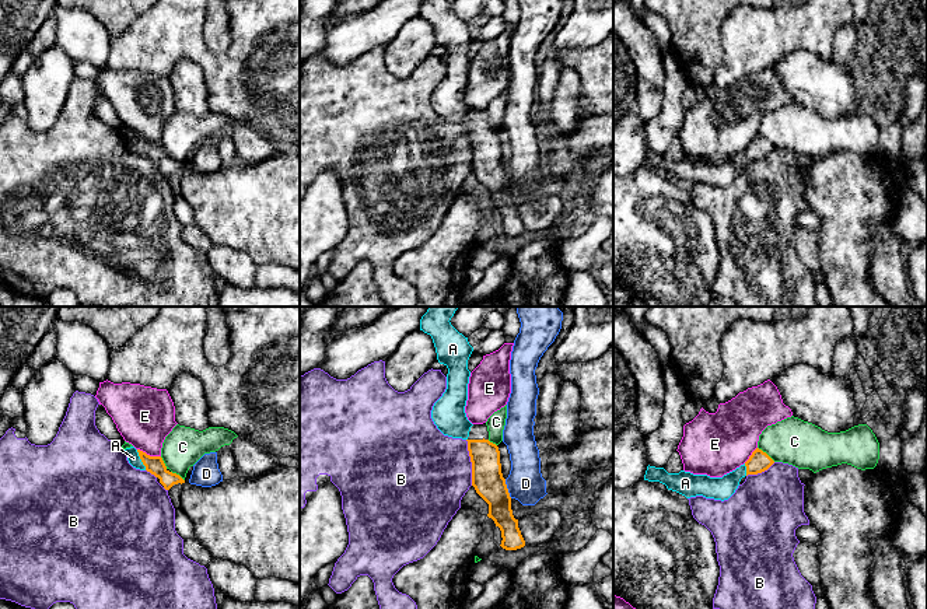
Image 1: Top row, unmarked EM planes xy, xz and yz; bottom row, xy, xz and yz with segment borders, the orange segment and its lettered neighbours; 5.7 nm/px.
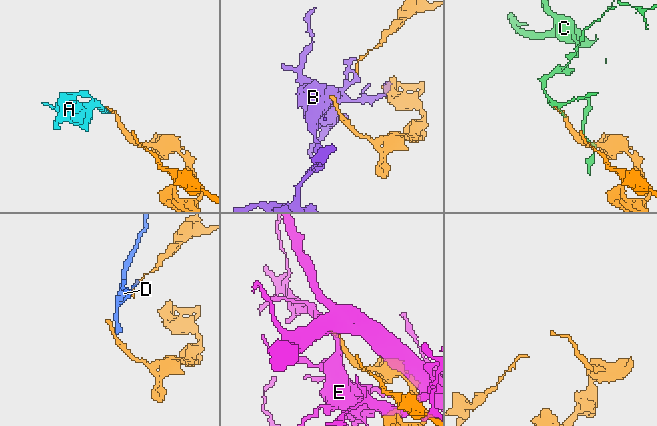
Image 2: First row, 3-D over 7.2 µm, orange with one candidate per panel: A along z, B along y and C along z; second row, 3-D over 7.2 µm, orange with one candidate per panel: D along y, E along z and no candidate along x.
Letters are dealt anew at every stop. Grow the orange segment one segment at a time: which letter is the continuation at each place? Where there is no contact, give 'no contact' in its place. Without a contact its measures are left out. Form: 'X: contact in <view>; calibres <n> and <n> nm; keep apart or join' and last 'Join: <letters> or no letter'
A: contact in xy; calibres 100 and 70 nm; join
B: contact in xz; calibres 180 and 460 nm; keep apart
C: contact in yz; calibres 120 and 260 nm; keep apart
D: contact in xz; calibres 180 and 200 nm; keep apart
E: contact in xy; calibres 100 and 340 nm; keep apart
Join: A

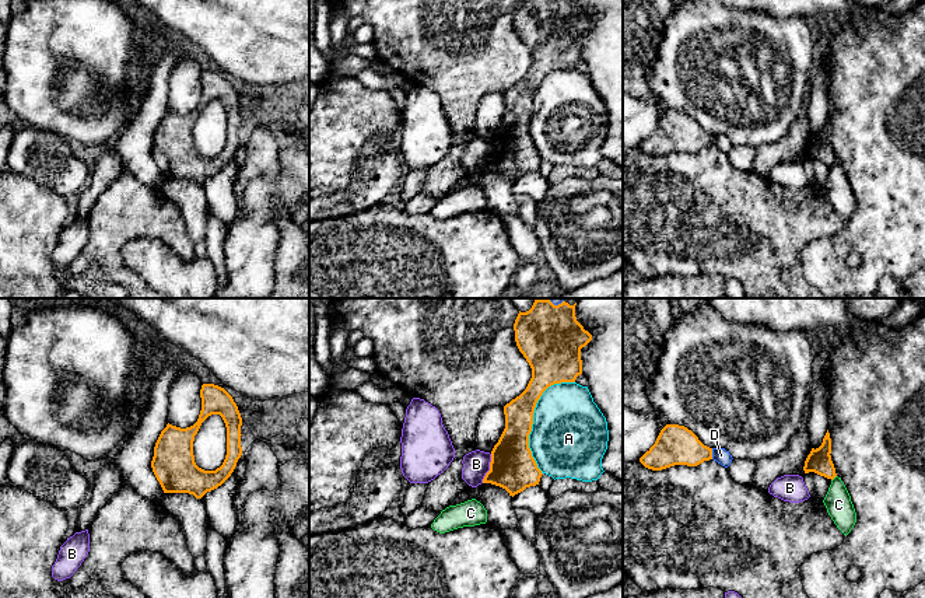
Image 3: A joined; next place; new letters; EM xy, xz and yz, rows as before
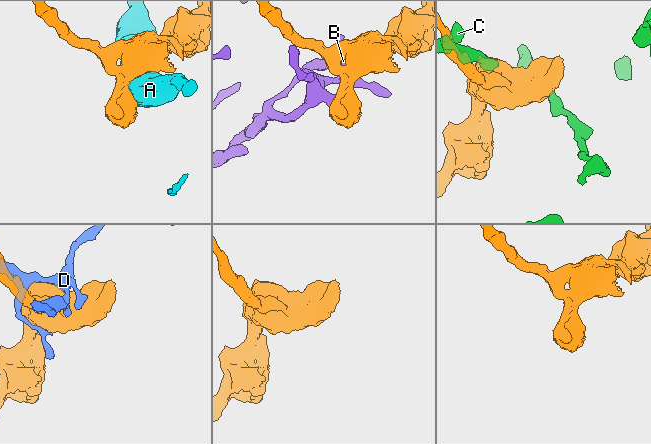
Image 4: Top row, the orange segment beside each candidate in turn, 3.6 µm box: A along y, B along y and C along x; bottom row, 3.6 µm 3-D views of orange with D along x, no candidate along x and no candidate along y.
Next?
A: contact in xz; calibres 220 and 440 nm; keep apart
B: contact in xz; calibres 260 and 160 nm; keep apart
C: contact in yz; calibres 140 and 150 nm; keep apart
D: contact in yz; calibres 220 and 90 nm; keep apart
Join: no letter

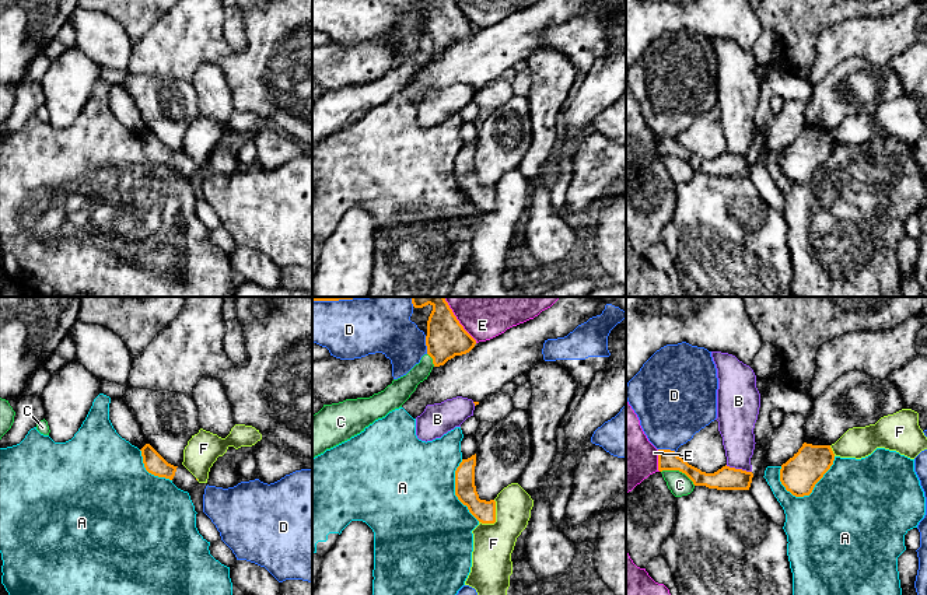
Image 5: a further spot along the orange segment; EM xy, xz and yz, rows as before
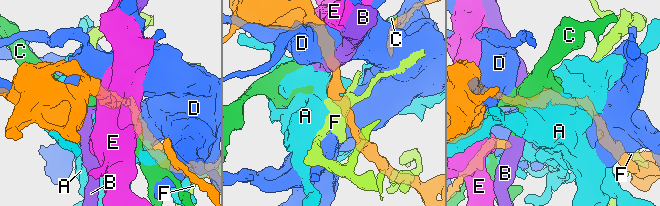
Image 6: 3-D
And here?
A: contact in yz; calibres 220 and 500 nm; keep apart
B: contact in yz; calibres 130 and 200 nm; keep apart
C: contact in yz; calibres 120 and 130 nm; keep apart
D: contact in xz; calibres 220 and 260 nm; keep apart
E: contact in xz; calibres 220 and 160 nm; keep apart
F: contact in xz; calibres 130 and 240 nm; keep apart
Join: no letter

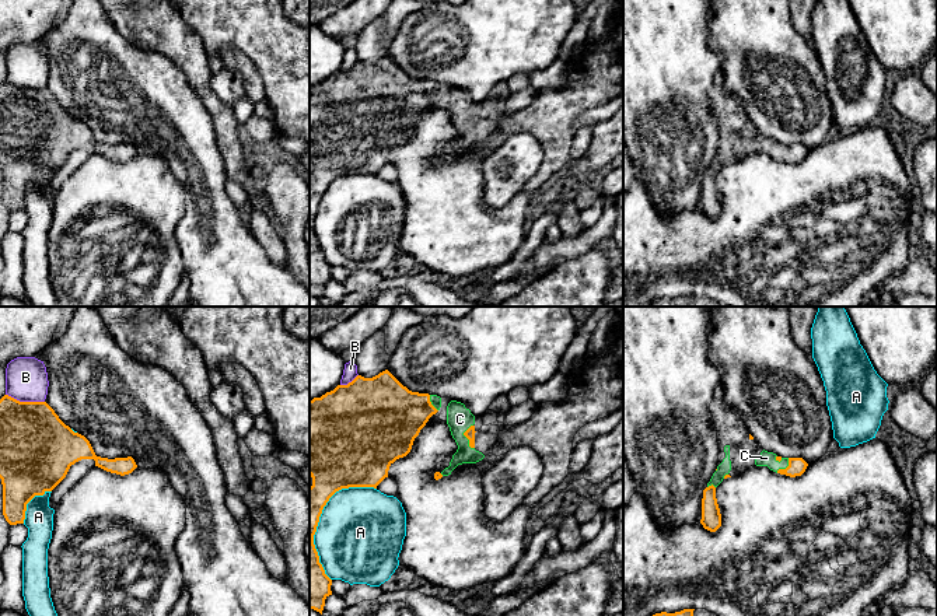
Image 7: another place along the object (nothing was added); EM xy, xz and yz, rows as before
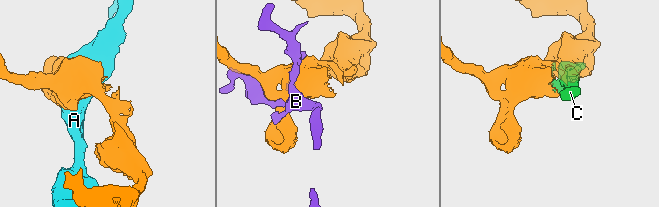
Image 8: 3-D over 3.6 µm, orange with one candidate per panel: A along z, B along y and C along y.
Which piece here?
A: contact in xy; calibres 400 and 160 nm; keep apart
B: contact in xy; calibres 400 and 240 nm; keep apart
C: contact in xz; calibres 60 and 150 nm; join
Join: C

